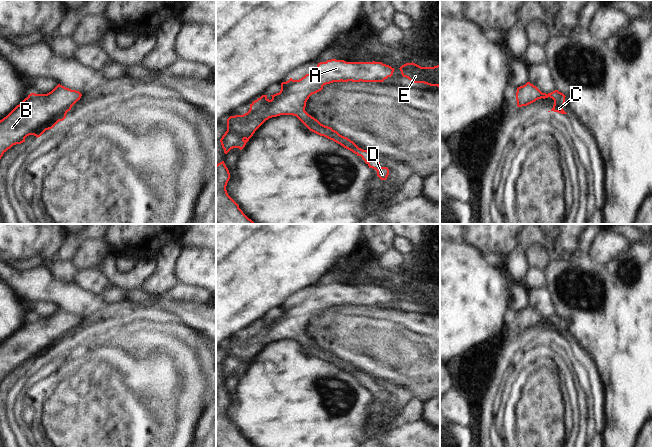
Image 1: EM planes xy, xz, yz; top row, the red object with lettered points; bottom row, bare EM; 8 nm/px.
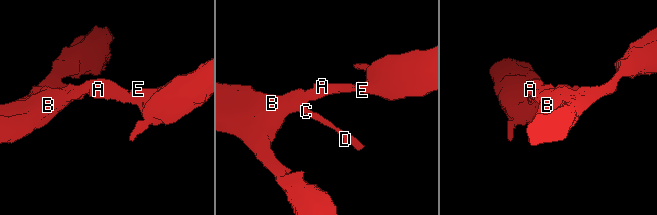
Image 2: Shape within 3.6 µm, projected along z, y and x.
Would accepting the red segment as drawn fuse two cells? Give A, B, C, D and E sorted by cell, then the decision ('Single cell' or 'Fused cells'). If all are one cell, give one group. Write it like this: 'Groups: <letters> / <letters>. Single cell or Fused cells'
Groups: A B C D E. Single cell

